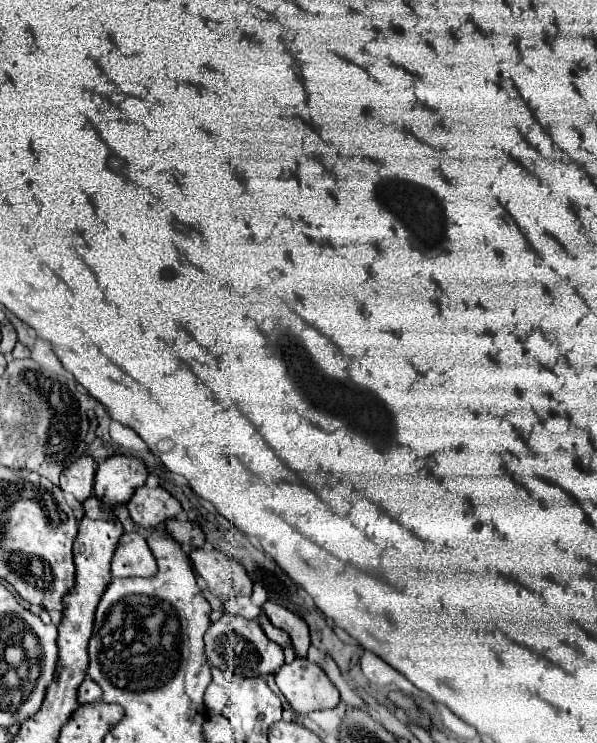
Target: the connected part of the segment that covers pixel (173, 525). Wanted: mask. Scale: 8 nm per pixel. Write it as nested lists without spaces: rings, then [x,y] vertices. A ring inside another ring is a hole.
[[[169,519],[165,523],[165,531],[179,543],[179,545],[191,545],[195,549],[203,547],[205,537],[199,529],[197,523],[191,521],[181,521],[181,519]]]

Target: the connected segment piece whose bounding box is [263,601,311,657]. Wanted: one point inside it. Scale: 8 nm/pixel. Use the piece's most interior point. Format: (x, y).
(280, 617)

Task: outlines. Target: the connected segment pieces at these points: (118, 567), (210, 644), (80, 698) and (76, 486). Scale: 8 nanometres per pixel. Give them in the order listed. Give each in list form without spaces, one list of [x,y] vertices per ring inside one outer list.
[[[125,533],[119,539],[111,561],[113,577],[153,577],[157,571],[155,557],[139,533]]]
[[[223,613],[223,617],[211,623],[211,627],[207,629],[205,657],[211,667],[243,677],[259,677],[259,675],[275,673],[283,665],[283,649],[271,639],[267,639],[267,635],[263,633],[261,625],[255,619],[249,621],[243,617],[233,617],[229,613]]]
[[[89,677],[79,685],[79,691],[77,691],[77,703],[79,705],[89,705],[93,701],[99,701],[101,699],[101,691],[97,687],[97,683],[93,683]]]
[[[81,457],[71,463],[61,475],[61,489],[75,497],[75,501],[83,503],[93,495],[93,477],[95,477],[95,461],[91,457]]]

